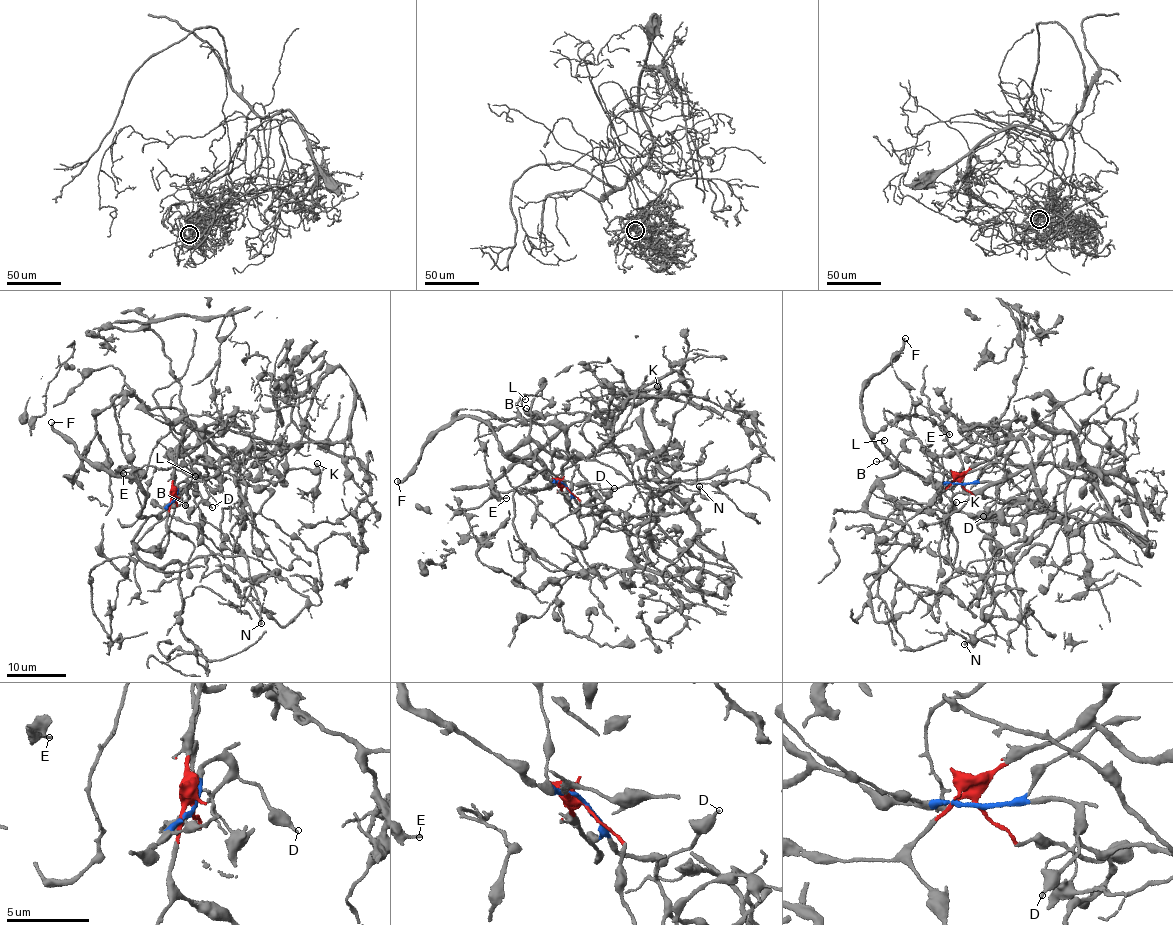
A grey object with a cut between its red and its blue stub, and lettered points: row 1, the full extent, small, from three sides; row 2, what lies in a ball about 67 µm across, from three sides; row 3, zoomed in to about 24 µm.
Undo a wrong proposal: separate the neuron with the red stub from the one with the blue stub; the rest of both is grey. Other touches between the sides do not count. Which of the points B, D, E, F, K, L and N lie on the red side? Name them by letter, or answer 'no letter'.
E, K

